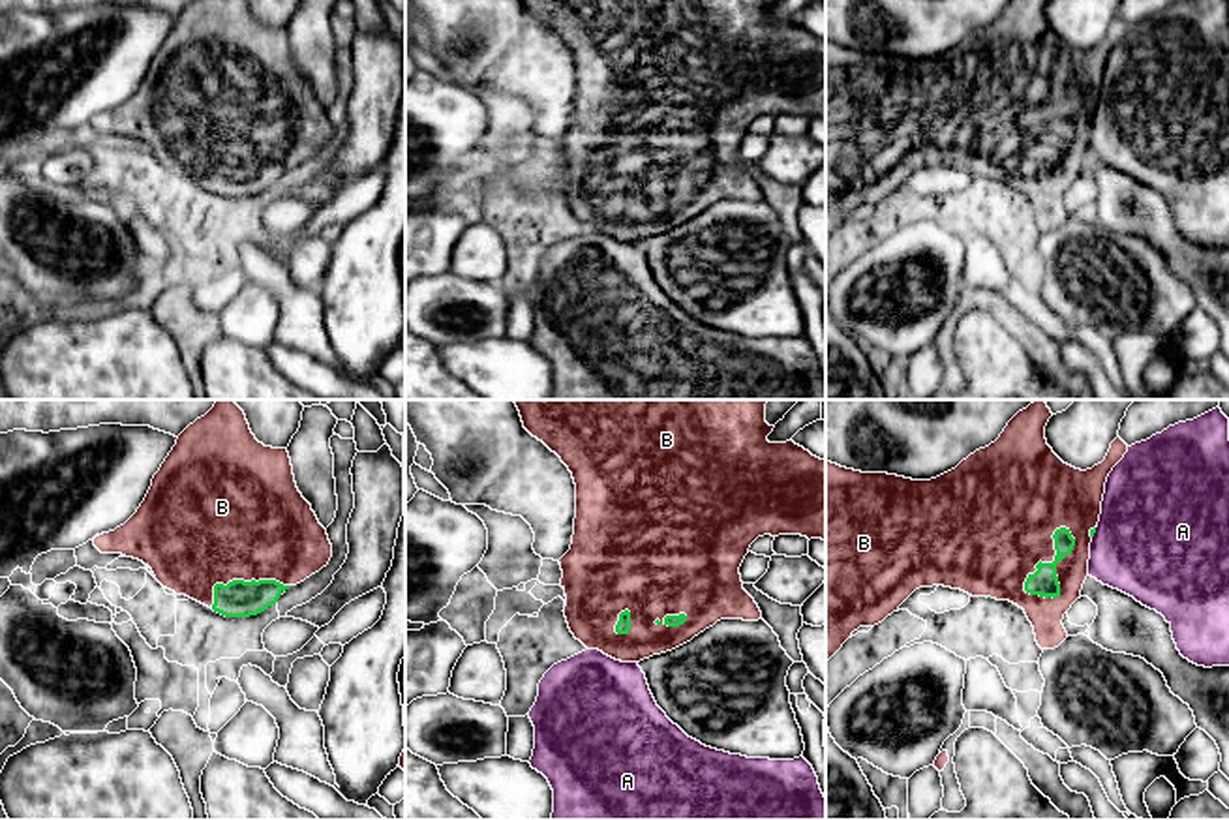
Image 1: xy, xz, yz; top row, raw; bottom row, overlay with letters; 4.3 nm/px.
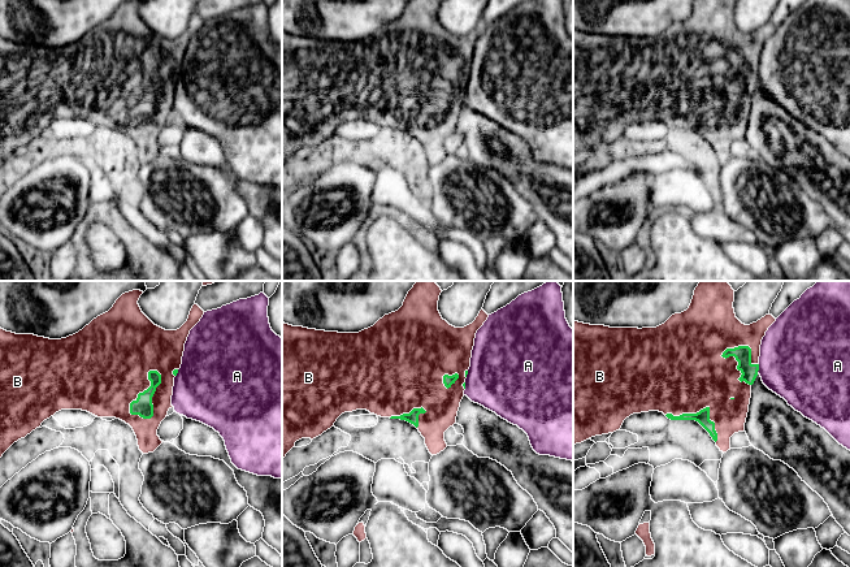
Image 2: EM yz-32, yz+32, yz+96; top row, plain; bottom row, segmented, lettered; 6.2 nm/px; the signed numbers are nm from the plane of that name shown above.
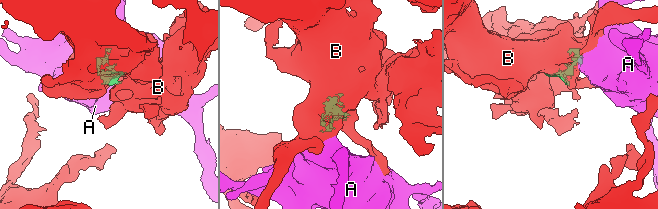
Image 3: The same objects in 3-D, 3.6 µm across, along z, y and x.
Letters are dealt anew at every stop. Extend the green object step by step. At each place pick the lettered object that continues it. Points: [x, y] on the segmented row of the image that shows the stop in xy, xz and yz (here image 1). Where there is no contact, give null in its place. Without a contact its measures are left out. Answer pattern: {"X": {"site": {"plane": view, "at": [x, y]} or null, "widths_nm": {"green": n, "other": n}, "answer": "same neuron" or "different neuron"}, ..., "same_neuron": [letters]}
{"A": {"site": {"plane": "yz", "at": [1094, 531]}, "widths_nm": {"green": 20, "other": 480}, "answer": "different neuron"}, "B": {"site": {"plane": "yz", "at": [1049, 563]}, "widths_nm": {"green": 120, "other": 420}, "answer": "same neuron"}, "same_neuron": ["B"]}

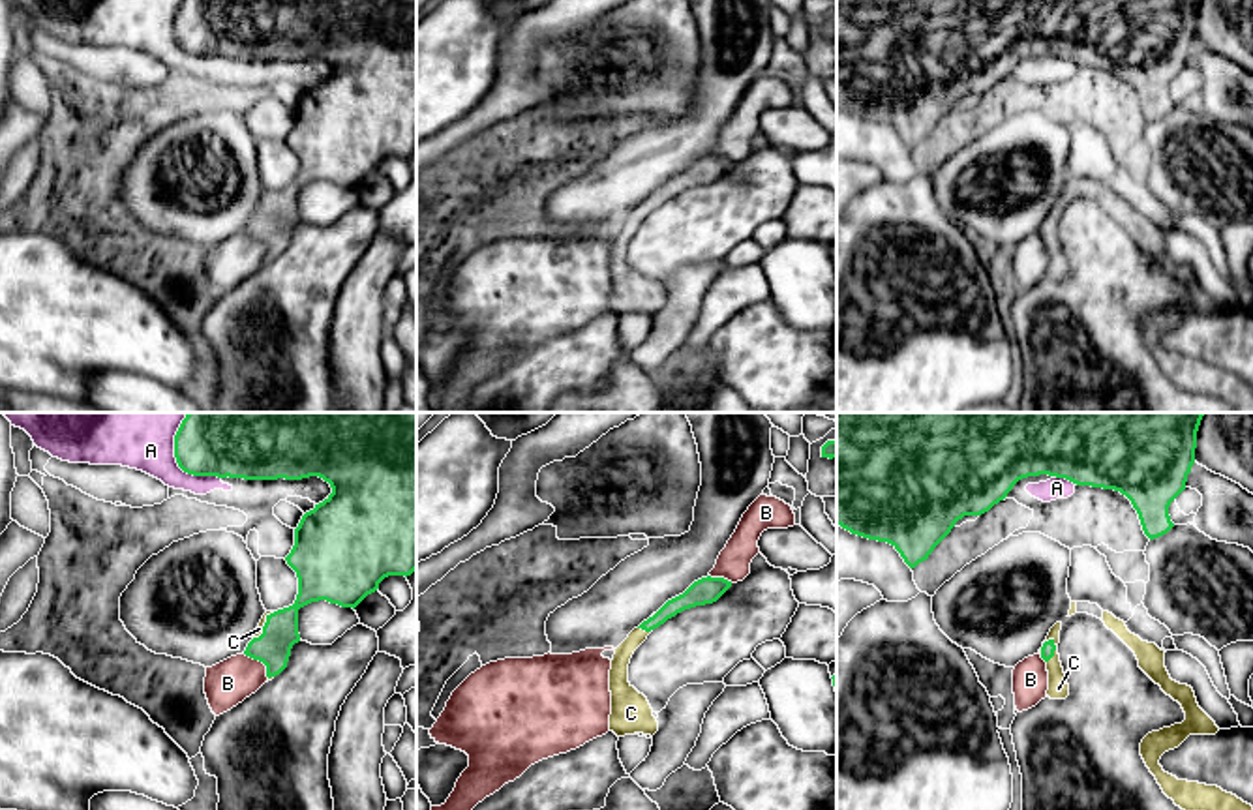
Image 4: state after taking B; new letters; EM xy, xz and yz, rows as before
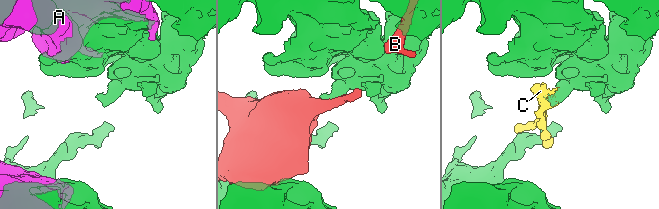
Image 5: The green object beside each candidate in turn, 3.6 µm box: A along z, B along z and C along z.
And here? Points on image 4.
{"A": {"site": {"plane": "xy", "at": [177, 460]}, "widths_nm": {"green": 380, "other": 380}, "answer": "different neuron"}, "B": {"site": {"plane": "xy", "at": [261, 660]}, "widths_nm": {"green": 160, "other": 190}, "answer": "different neuron"}, "C": {"site": {"plane": "yz", "at": [1055, 649]}, "widths_nm": {"green": 60, "other": 90}, "answer": "same neuron"}, "same_neuron": ["C"]}

